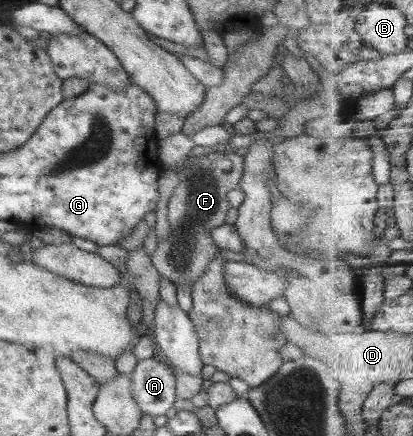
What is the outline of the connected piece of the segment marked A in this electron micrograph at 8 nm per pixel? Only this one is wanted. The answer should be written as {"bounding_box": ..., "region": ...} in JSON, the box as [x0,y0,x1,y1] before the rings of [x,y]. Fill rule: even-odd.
{"bounding_box":[130,355,176,415],"region":[[[151,355],[139,357],[130,374],[131,396],[143,414],[165,415],[173,407],[176,374]]]}

